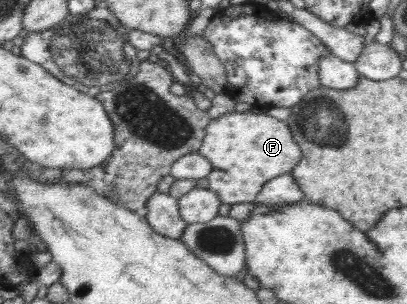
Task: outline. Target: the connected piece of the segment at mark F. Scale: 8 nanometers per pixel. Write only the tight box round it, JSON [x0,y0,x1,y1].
[197,112,302,204]

